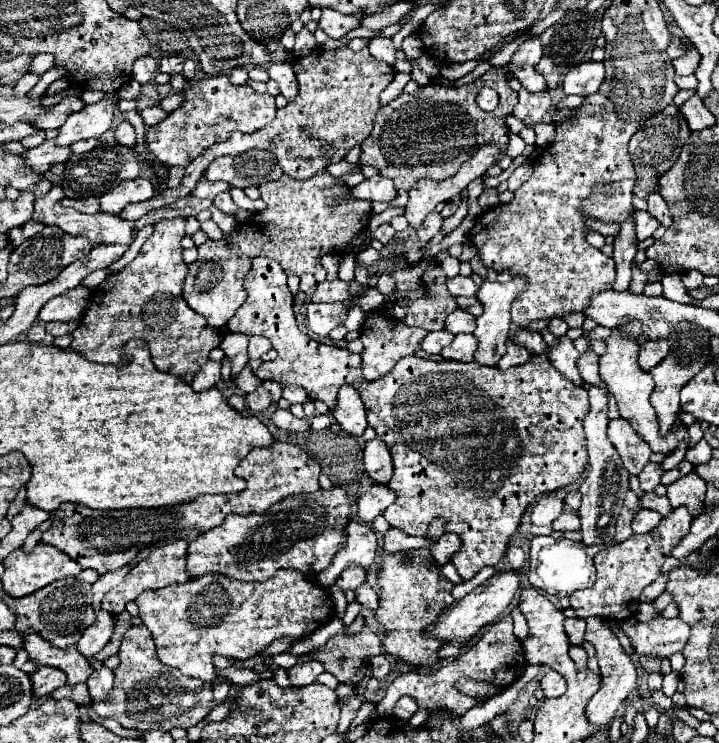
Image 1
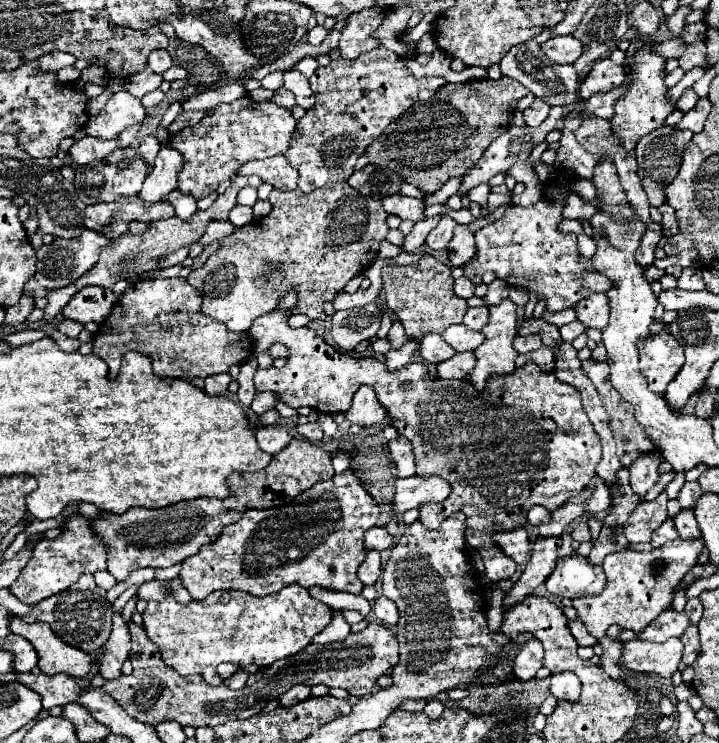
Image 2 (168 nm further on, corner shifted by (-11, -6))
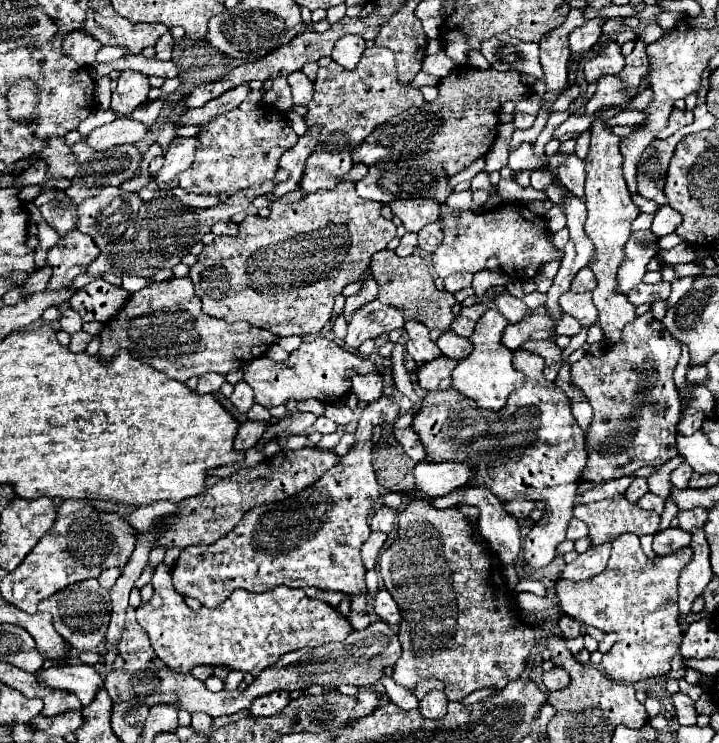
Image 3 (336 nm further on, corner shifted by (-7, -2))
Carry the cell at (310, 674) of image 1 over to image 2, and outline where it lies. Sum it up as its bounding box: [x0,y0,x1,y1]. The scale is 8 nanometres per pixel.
[280,683,310,707]

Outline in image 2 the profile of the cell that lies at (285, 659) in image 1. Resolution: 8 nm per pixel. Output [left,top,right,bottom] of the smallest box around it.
[102,621,398,727]

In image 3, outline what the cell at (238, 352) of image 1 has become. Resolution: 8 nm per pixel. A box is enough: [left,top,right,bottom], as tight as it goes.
[230,381,254,413]

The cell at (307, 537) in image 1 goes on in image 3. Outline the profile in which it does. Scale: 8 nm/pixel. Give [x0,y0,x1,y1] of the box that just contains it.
[172,395,400,609]

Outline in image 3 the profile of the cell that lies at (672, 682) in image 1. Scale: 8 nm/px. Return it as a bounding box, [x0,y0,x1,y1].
[672,691,696,725]

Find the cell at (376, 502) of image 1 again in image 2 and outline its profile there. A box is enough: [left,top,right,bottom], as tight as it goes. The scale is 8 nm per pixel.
[390,477,450,517]

